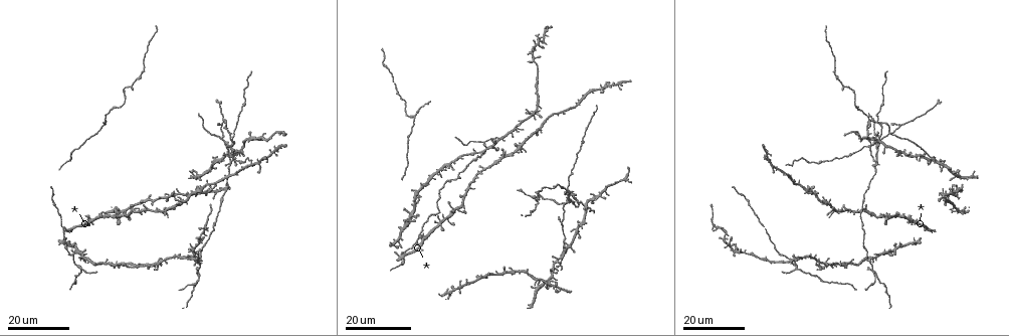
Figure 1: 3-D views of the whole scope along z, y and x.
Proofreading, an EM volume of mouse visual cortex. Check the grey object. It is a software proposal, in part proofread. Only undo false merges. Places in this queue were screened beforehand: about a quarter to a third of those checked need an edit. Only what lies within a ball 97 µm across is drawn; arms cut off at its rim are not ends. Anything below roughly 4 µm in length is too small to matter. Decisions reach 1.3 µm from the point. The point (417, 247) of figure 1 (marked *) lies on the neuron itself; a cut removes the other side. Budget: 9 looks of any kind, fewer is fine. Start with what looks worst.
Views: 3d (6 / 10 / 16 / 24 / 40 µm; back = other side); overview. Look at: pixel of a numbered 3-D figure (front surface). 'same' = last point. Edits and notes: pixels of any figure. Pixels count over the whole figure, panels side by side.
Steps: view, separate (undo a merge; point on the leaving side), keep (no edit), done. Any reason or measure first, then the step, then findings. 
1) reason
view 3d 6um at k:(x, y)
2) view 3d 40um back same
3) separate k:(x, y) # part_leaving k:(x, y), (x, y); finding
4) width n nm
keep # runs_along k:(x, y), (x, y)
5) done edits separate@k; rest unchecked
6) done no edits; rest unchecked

four-way junction
view 3d 24um at 1:(160, 260)

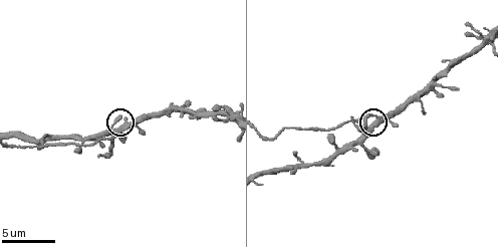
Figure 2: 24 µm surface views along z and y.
view 3d 10um at 2:(378, 117)

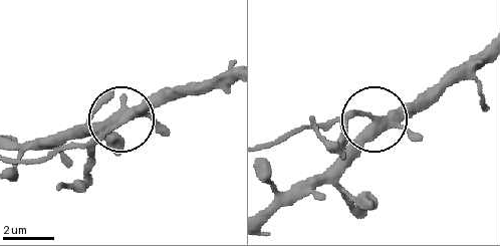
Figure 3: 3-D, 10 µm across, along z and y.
separate 3:(74, 149) # part_leaving 3:(102, 133), (27, 163), (14, 161); a second neuron is stuck on

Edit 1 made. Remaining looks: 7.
arms run side by side
view 3d 16um at 1:(231, 162)

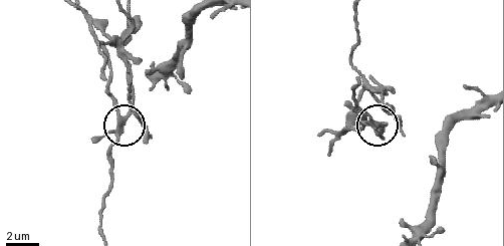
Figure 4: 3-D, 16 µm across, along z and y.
view 3d 6um at 4:(124, 121)

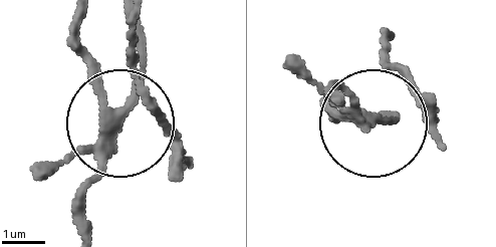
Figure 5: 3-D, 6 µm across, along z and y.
arms 4
separate 5:(143, 92) # part_leaving 5:(112, 118), (80, 14); a second neuron is stuck on

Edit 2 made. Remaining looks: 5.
arms run side by side
view 3d 16um at 1:(873, 274)

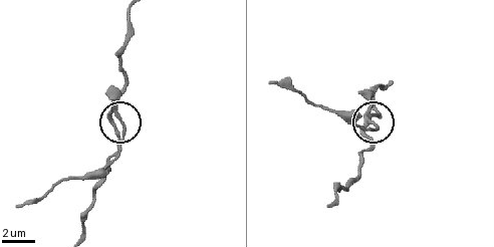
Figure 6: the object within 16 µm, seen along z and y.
zoom in
view 3d 6um at 6:(116, 113)

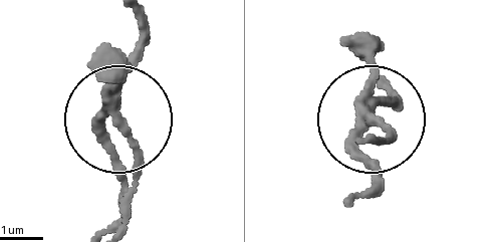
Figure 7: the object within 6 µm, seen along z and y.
view 3d 6um back at 7:(364, 125)

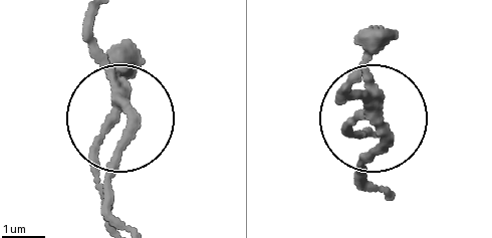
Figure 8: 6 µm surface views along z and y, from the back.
arms 3
separate 8:(96, 137) # a second neuron is stuck on

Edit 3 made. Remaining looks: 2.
side arm on a straight run
view 3d 24um at 1:(795, 267)

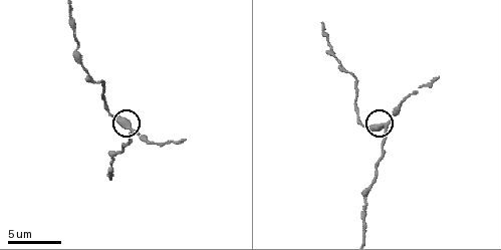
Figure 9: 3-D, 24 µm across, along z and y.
view 3d 10um at 9:(133, 129)

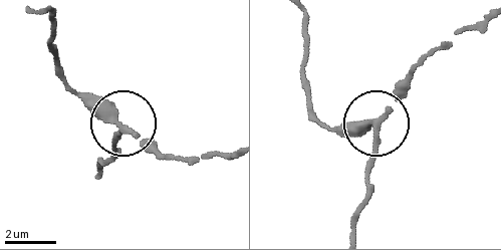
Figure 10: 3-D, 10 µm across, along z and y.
side_arm 8 um; arms 3
keep # all the same neuron

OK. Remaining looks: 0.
done edits separate@3, separate@5, separate@8; rest unchecked

